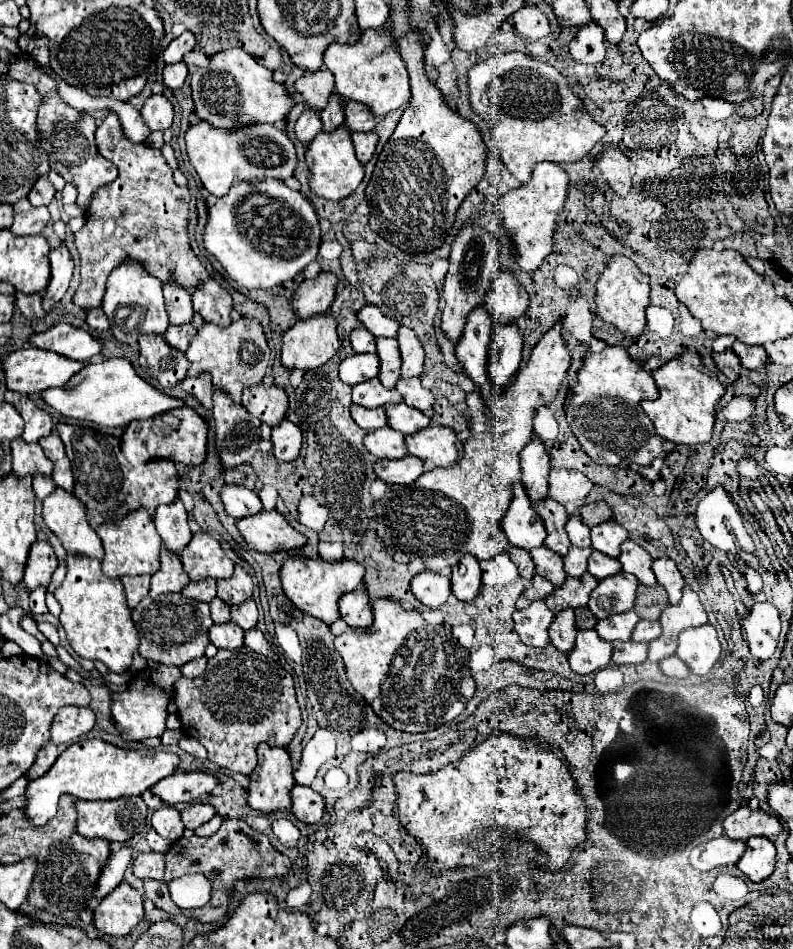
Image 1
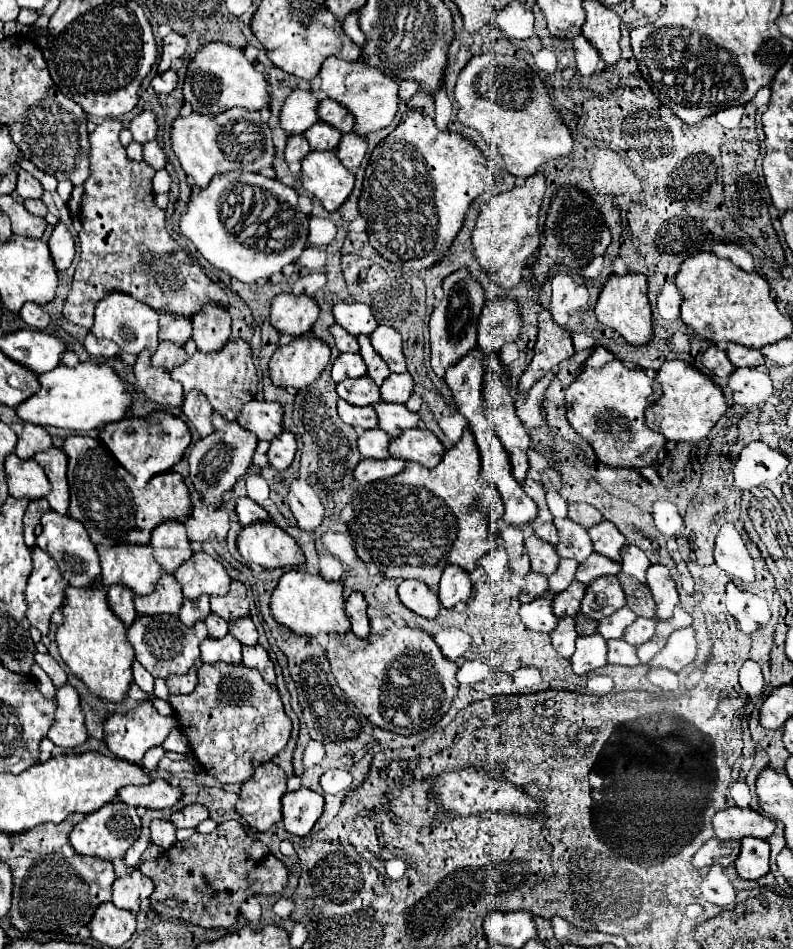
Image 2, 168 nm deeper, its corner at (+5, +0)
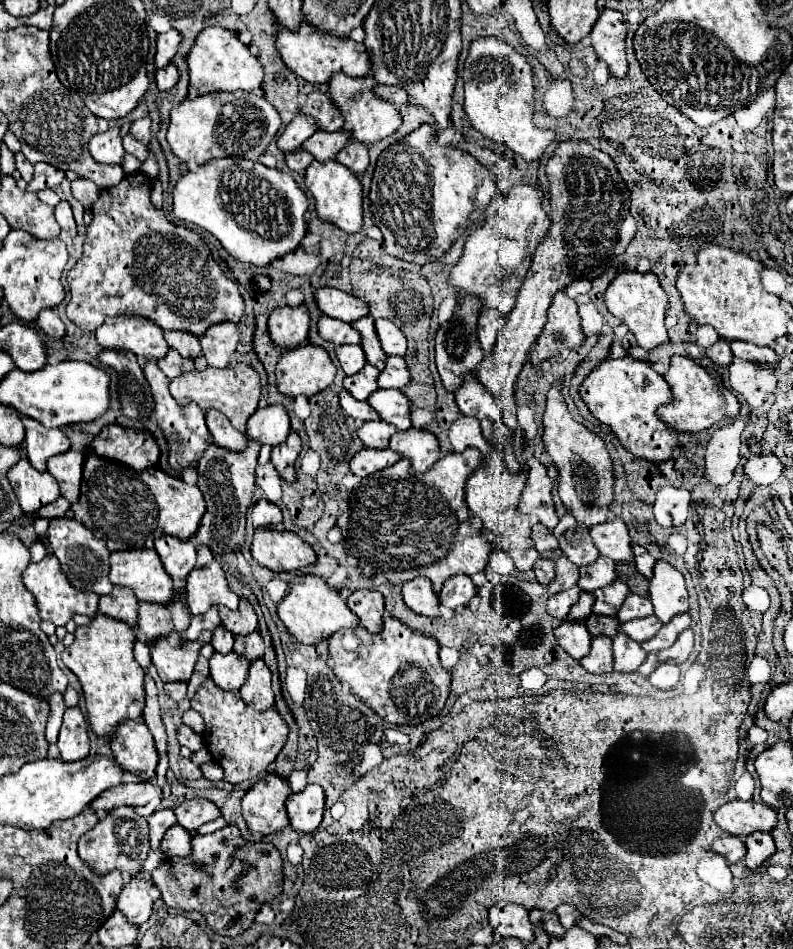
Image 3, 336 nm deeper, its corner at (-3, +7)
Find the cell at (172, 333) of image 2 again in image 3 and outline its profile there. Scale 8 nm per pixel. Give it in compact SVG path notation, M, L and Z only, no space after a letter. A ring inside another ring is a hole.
M164 332L166 342L170 348L174 348L180 356L196 360L202 356L202 348L200 348L200 340L196 336L190 336L186 332Z

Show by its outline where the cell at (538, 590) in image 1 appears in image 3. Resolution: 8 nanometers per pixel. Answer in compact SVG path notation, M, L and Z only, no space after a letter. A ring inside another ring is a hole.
M538 558L534 564L534 572L540 584L548 586L554 580L554 560L546 560L546 558Z

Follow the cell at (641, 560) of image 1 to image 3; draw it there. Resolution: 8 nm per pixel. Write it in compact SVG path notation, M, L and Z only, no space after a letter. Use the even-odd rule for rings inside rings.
M634 544L632 548L634 548L634 556L636 556L636 570L650 580L652 578L652 566L656 560L646 552L646 548L642 548L638 544Z

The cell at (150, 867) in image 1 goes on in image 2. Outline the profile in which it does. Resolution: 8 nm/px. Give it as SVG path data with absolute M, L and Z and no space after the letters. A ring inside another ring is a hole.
M134 869L130 875L120 877L112 885L112 903L116 907L128 909L132 913L138 913L140 903L154 891L154 883L150 877L146 877L140 869Z

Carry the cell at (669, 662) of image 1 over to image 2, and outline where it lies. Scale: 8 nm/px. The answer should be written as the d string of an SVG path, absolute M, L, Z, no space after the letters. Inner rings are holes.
M652 667L650 673L648 673L648 679L650 679L654 685L658 685L658 687L662 687L662 689L666 689L666 691L676 691L676 689L678 689L678 675L676 675L674 671L670 671L670 669Z

